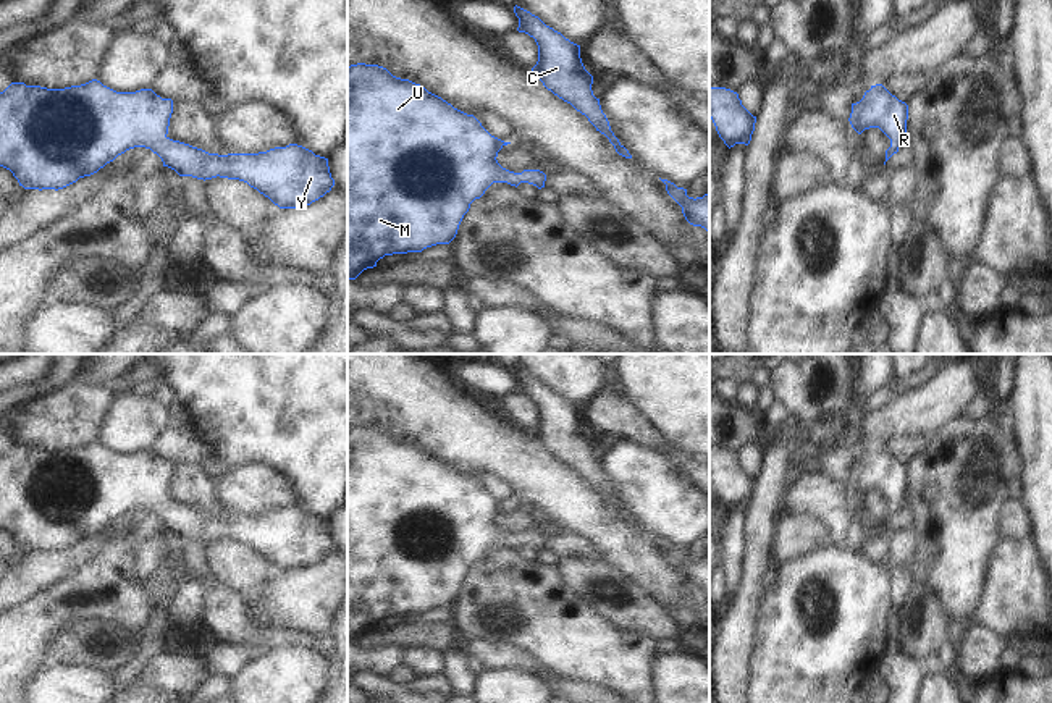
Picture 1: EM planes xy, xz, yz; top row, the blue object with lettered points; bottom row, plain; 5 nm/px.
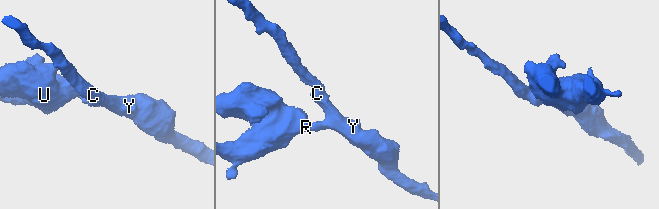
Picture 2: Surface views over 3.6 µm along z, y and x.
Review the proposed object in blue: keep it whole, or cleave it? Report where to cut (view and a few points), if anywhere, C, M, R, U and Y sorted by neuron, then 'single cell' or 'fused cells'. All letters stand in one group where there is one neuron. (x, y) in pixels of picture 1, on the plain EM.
no cut; C M R U Y; single cell

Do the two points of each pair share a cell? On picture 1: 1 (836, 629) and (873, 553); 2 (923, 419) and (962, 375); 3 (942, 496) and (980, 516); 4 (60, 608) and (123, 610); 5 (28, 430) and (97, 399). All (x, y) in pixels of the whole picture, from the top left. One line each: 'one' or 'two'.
1: two
2: one
3: one
4: one
5: one

